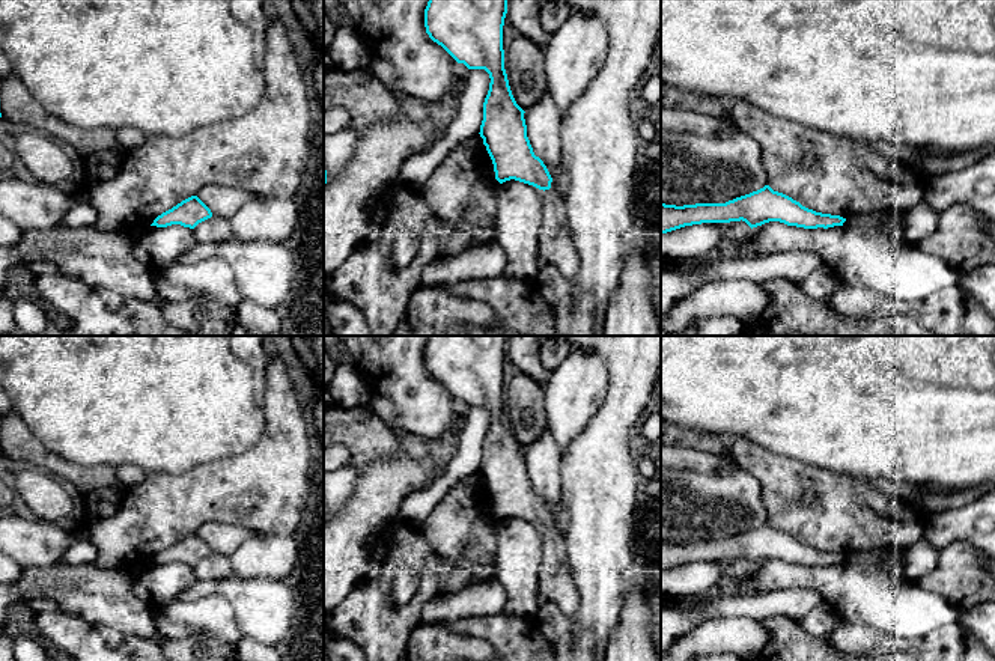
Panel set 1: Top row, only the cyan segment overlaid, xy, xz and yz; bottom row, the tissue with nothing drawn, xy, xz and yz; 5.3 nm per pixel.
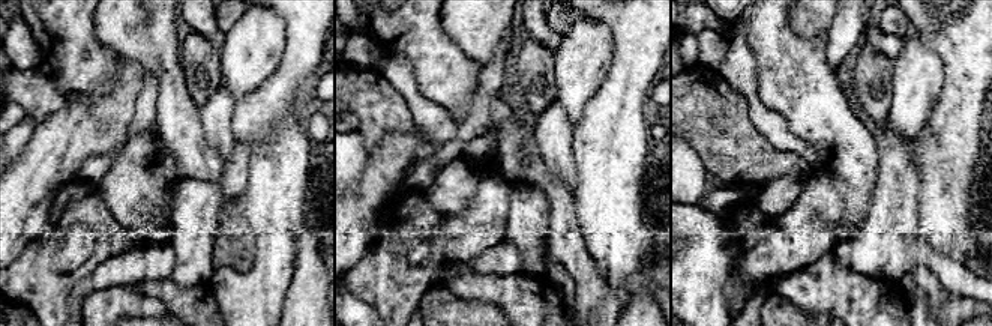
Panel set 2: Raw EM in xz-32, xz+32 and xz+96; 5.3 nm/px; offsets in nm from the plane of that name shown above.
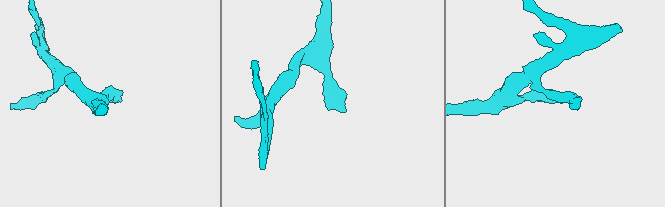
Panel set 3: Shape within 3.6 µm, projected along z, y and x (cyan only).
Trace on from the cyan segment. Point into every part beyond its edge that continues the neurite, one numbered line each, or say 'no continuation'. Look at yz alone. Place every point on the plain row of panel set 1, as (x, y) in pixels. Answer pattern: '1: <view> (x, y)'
no continuation

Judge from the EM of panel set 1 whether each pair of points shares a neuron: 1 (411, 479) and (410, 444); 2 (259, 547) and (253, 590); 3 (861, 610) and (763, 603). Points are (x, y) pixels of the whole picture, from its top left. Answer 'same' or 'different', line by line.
1: different
2: different
3: different

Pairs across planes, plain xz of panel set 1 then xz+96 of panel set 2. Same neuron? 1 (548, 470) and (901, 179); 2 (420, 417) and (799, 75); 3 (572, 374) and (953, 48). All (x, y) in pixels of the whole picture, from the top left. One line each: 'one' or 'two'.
1: one
2: one
3: two

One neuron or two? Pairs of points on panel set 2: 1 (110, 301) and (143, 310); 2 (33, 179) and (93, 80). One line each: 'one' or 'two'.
1: one
2: two

